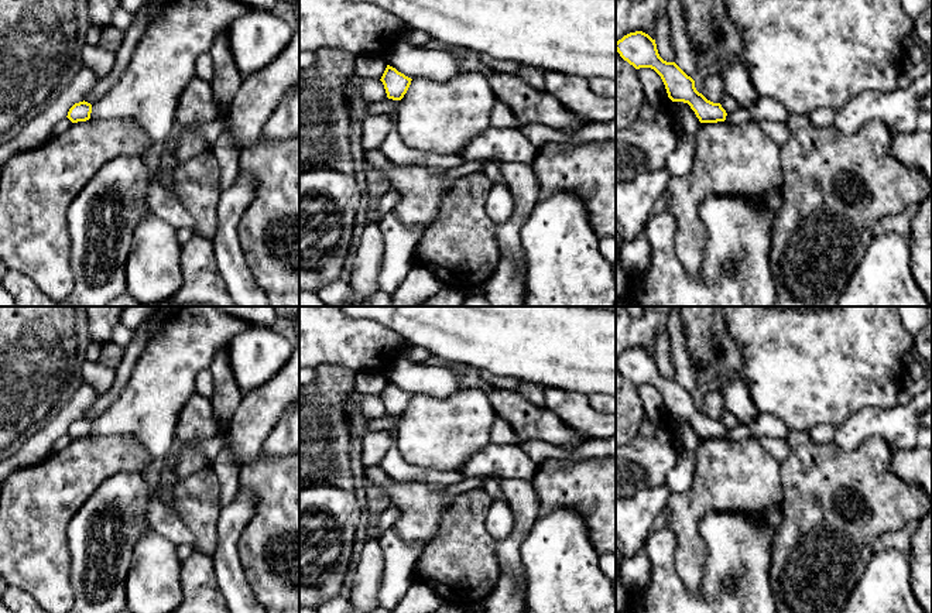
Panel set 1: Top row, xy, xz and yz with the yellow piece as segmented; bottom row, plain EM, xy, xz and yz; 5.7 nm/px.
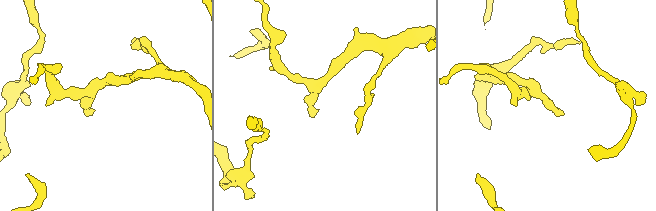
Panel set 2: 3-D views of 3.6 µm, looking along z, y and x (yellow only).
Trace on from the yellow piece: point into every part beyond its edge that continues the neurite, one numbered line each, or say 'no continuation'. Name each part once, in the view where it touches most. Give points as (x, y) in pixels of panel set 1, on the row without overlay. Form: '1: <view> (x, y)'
no continuation

